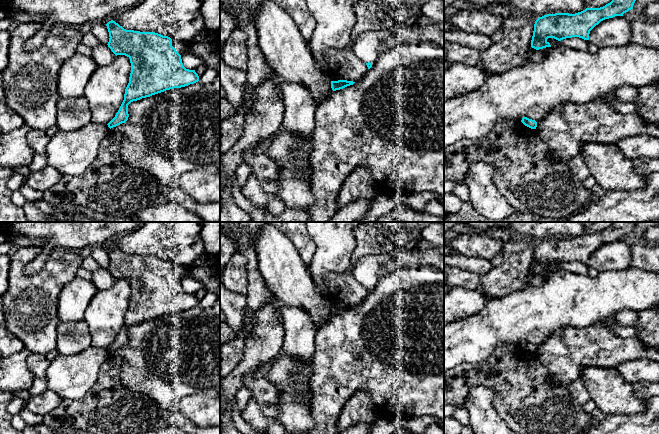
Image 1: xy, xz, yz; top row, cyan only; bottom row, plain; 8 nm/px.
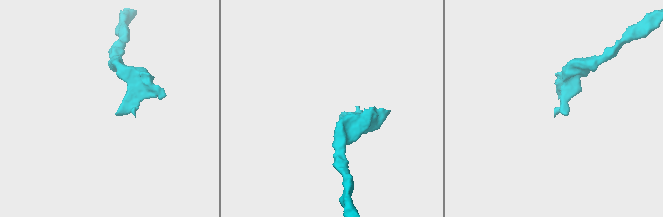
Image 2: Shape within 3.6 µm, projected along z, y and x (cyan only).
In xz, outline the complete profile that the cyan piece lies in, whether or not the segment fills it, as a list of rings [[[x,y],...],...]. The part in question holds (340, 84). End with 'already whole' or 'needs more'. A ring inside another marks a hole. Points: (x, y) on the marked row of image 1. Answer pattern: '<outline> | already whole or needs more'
[[[347,80],[331,81],[331,88],[333,91],[343,89],[347,86],[353,85],[355,82]]] | already whole

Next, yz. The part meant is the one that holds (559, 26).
[[[612,0],[600,8],[586,8],[575,13],[555,13],[539,17],[534,24],[531,47],[539,50],[551,47],[548,38],[561,41],[579,37],[589,40],[590,31],[601,21],[615,16],[623,16],[633,9],[636,0]]] | already whole

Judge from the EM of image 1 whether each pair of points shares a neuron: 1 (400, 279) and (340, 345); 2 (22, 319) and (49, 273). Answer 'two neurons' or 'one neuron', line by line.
1: one neuron
2: one neuron

